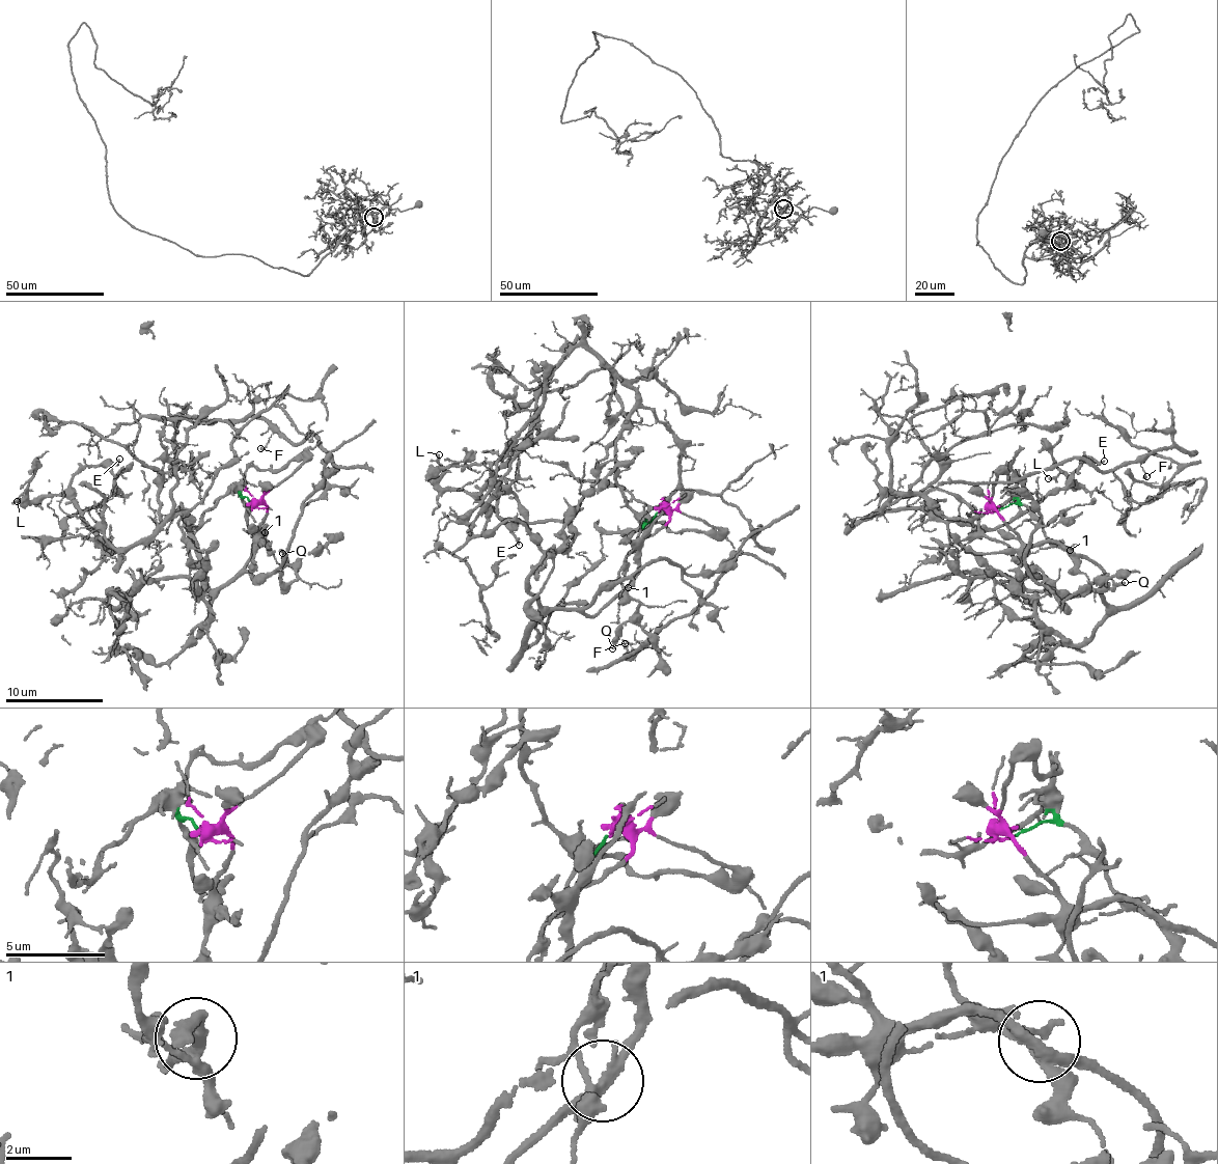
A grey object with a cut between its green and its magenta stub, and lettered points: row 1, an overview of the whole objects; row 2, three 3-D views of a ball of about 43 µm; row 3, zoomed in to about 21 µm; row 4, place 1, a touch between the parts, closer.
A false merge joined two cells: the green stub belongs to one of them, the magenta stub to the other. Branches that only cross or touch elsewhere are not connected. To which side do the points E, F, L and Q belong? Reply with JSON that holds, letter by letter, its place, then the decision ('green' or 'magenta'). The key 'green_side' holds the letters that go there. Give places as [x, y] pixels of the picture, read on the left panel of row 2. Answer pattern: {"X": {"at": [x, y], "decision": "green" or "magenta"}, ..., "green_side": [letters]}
{"E": {"at": [119, 459], "decision": "green"}, "F": {"at": [260, 448], "decision": "magenta"}, "L": {"at": [17, 501], "decision": "green"}, "Q": {"at": [282, 553], "decision": "magenta"}, "green_side": ["E", "L"]}

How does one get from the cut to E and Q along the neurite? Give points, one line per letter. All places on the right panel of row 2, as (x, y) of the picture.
E: (998, 509), (1014, 497), (971, 519), (894, 494), (870, 517), (920, 508), (999, 528), (1084, 461), (1104, 461)
Q: (996, 511), (1026, 544), (1058, 543), (1105, 574), (1099, 588), (1080, 593), (1051, 587), (1060, 604), (1126, 581)

